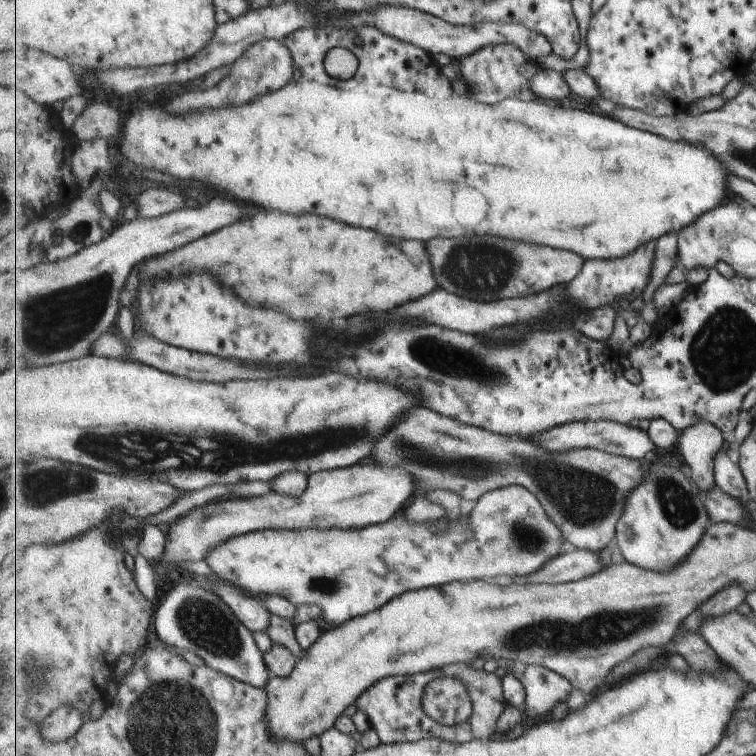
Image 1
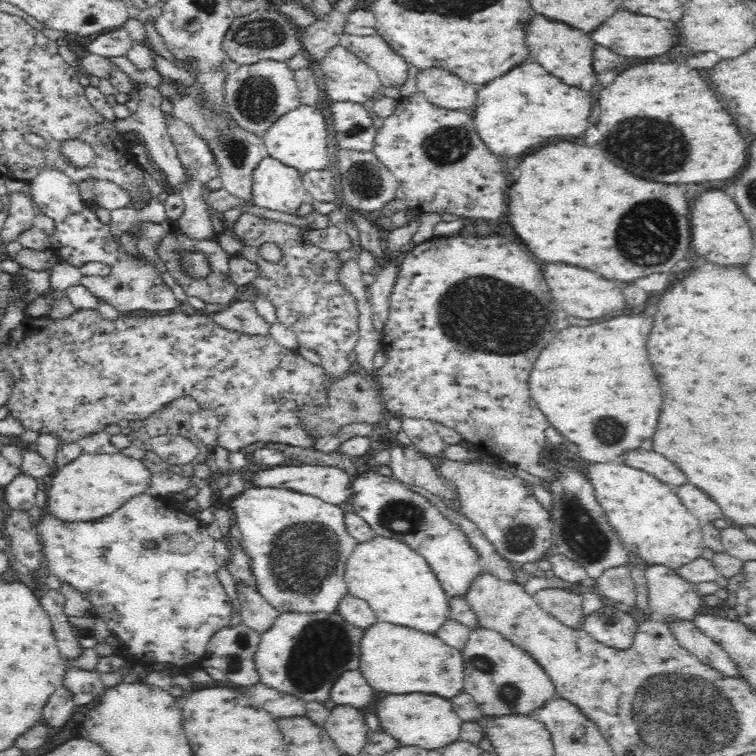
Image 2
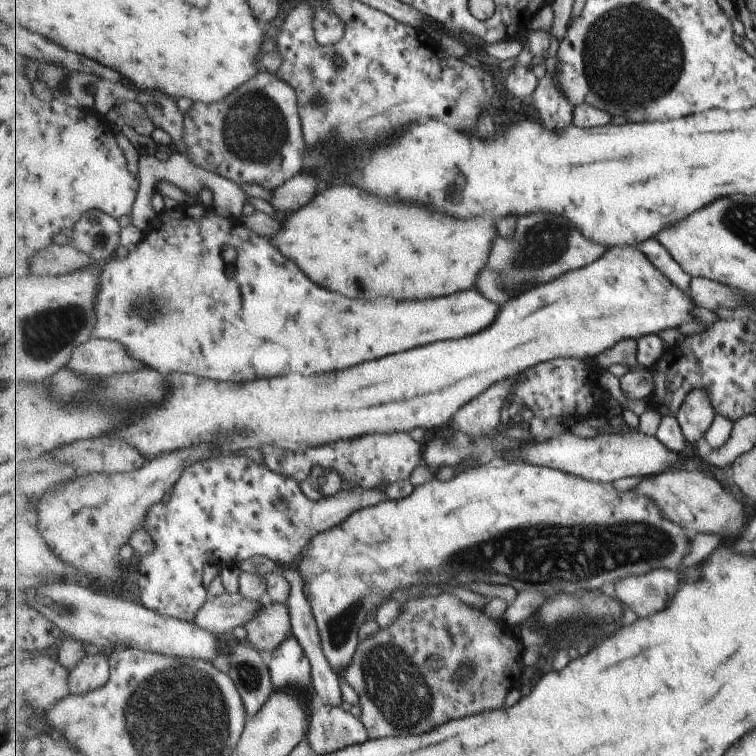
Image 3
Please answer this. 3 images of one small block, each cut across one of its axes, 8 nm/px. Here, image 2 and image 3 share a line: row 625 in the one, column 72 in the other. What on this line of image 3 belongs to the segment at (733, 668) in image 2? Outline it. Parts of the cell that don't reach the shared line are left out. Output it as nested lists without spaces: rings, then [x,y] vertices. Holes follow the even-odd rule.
[[[100,652],[87,655],[79,666],[70,671],[69,695],[85,696],[87,692],[99,690],[109,682],[111,663],[109,657]]]

